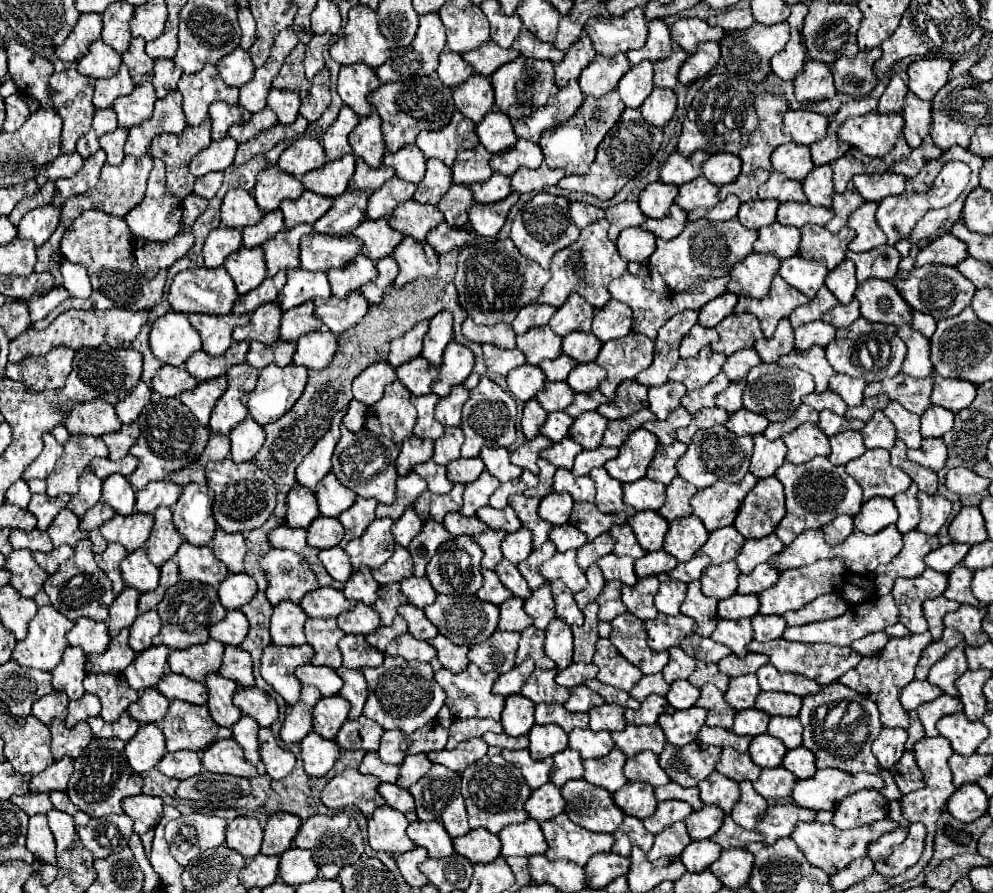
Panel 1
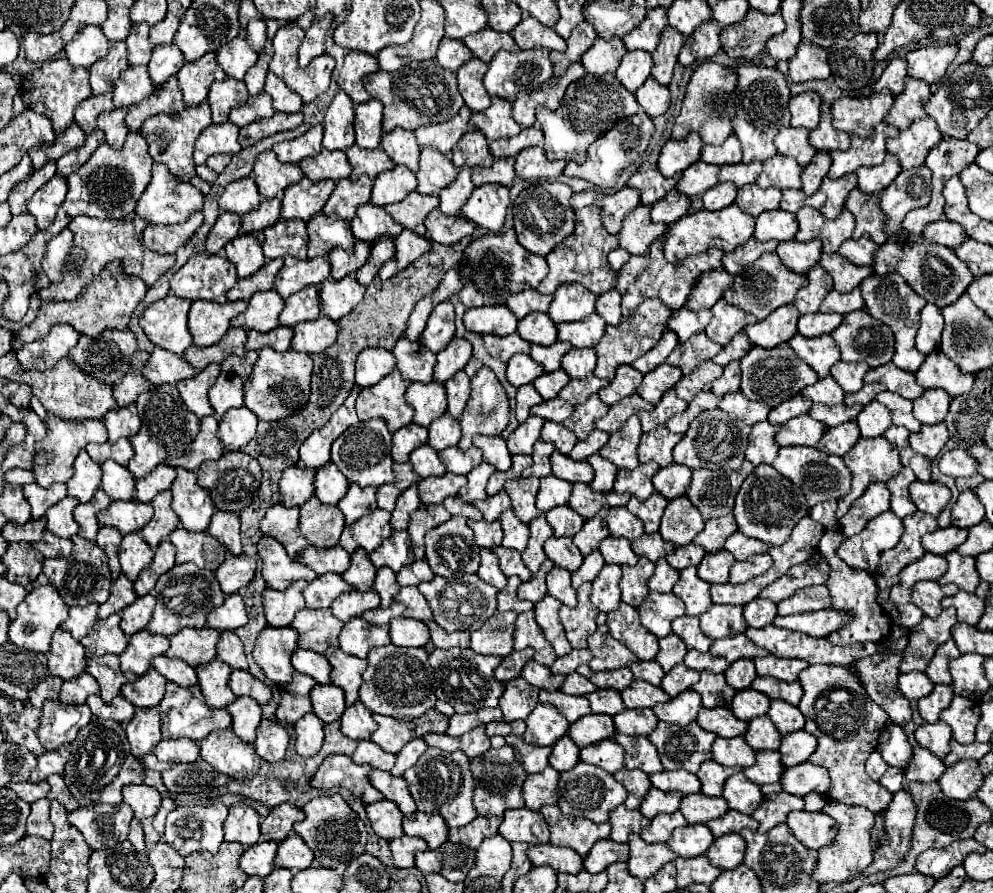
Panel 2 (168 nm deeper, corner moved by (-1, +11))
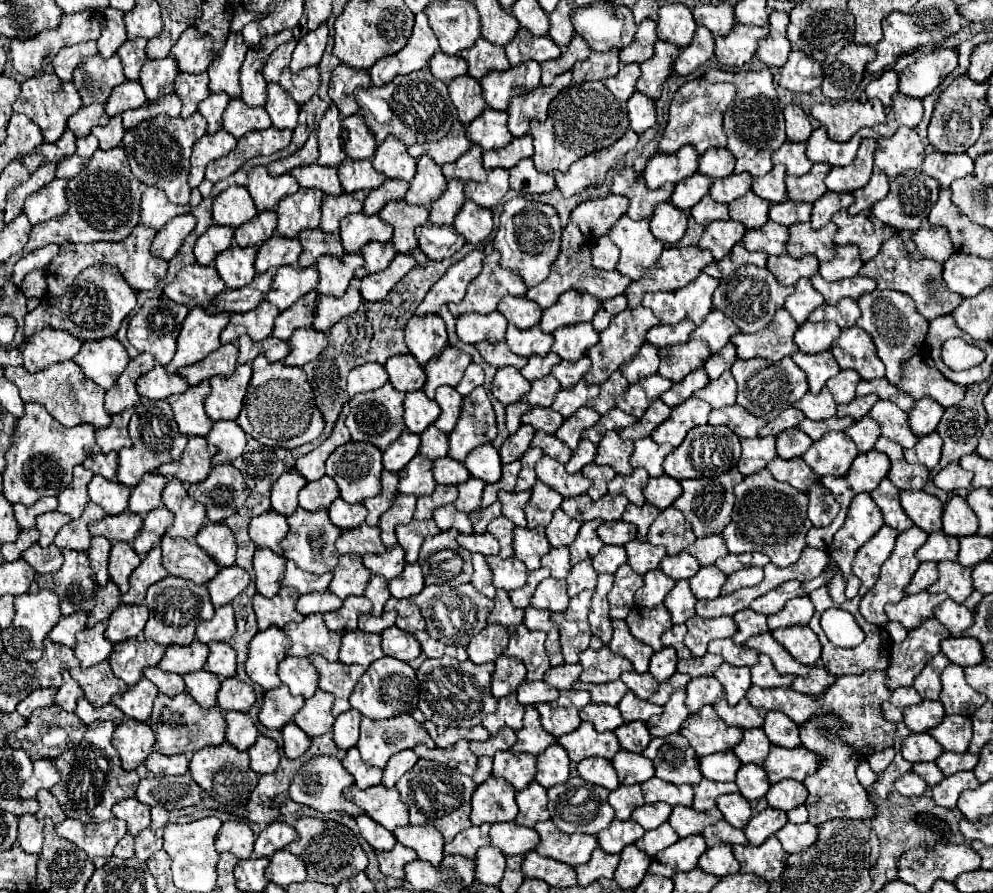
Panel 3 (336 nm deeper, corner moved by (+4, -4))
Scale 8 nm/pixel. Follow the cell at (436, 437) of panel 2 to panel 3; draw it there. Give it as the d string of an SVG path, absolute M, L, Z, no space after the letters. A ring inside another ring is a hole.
M428 426L422 434L422 446L420 446L420 454L428 460L438 460L448 456L448 436L444 432L440 432L436 426Z

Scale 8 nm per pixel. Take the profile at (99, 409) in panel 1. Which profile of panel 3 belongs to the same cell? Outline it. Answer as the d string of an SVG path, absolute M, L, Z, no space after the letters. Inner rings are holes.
M70 360L62 364L54 364L44 372L26 372L26 368L8 366L4 368L4 376L14 382L20 390L20 398L28 402L42 404L62 426L80 426L92 424L94 428L110 426L110 414L104 412L104 390L98 388L92 380L88 380L80 368Z

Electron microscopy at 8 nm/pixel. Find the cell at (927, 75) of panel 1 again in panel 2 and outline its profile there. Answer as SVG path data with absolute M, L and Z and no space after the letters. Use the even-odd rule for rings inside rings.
M929 43L907 53L907 75L925 83L937 83L947 73L947 67L957 55L955 43Z

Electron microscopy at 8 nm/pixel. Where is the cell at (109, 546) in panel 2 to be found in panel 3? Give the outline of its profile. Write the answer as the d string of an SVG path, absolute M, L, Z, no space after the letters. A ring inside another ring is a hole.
M92 538L92 546L88 550L92 570L96 574L98 586L106 586L110 582L108 576L108 556L110 556L110 542L106 538Z

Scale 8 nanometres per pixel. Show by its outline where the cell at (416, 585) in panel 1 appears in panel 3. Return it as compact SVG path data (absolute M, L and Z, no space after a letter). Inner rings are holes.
M406 564L404 572L398 578L388 582L388 588L390 588L390 594L394 598L410 598L410 596L422 592L424 576L422 576L420 566L418 564Z

